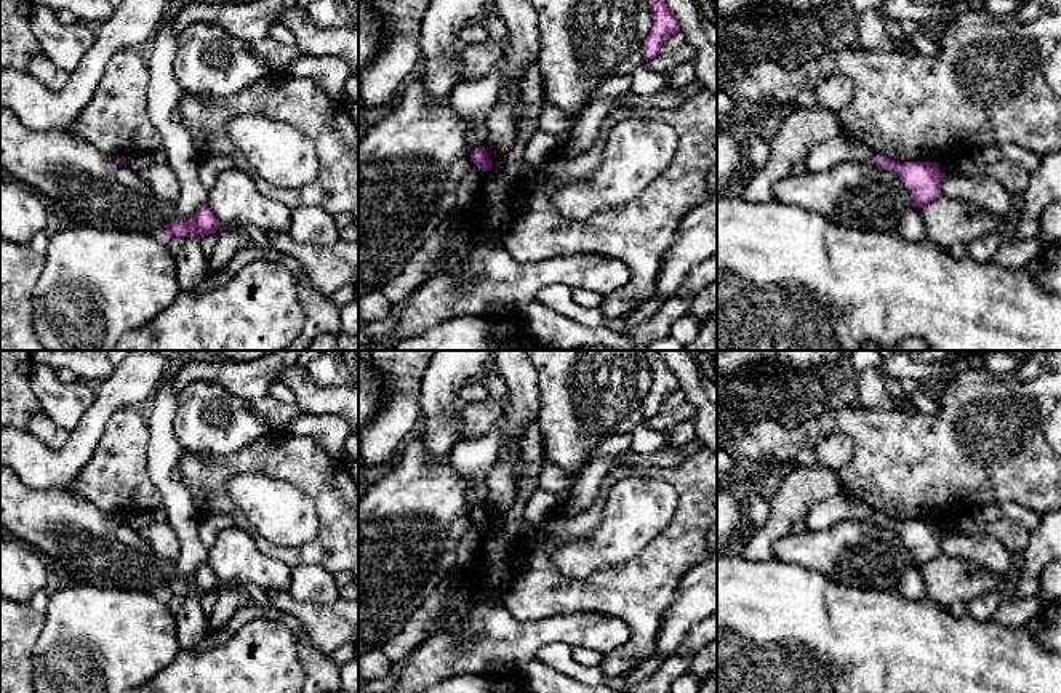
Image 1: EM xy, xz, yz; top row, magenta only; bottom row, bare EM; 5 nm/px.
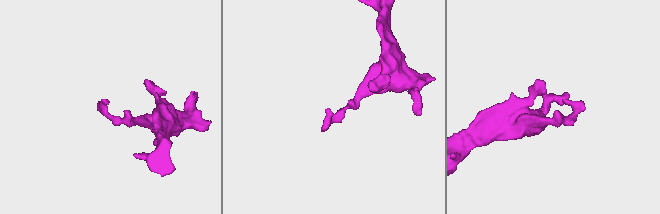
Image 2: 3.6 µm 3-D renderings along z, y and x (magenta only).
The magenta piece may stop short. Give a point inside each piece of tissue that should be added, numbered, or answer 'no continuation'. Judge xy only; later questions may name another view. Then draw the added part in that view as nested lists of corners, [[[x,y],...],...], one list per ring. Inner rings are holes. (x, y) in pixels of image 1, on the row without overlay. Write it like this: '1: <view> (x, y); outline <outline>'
no continuation

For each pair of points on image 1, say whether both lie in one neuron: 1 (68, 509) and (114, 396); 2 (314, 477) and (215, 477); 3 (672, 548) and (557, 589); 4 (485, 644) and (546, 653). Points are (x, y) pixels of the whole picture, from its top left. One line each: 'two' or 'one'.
1: two
2: one
3: one
4: two

